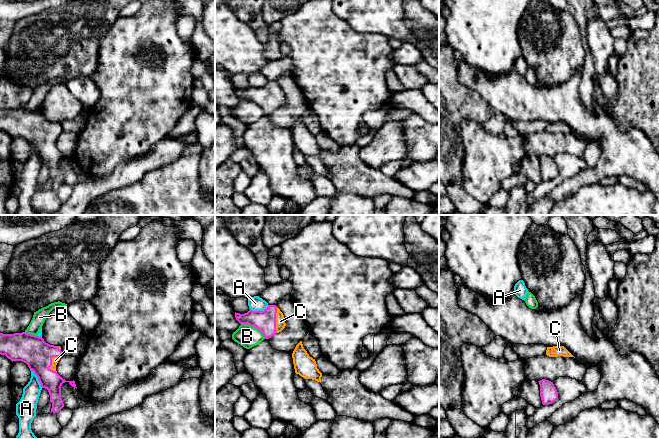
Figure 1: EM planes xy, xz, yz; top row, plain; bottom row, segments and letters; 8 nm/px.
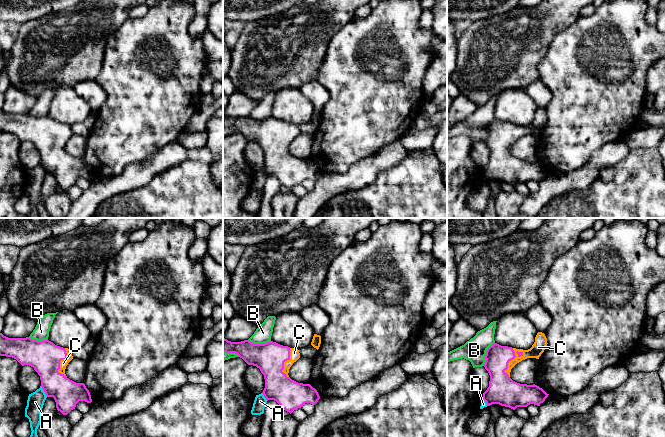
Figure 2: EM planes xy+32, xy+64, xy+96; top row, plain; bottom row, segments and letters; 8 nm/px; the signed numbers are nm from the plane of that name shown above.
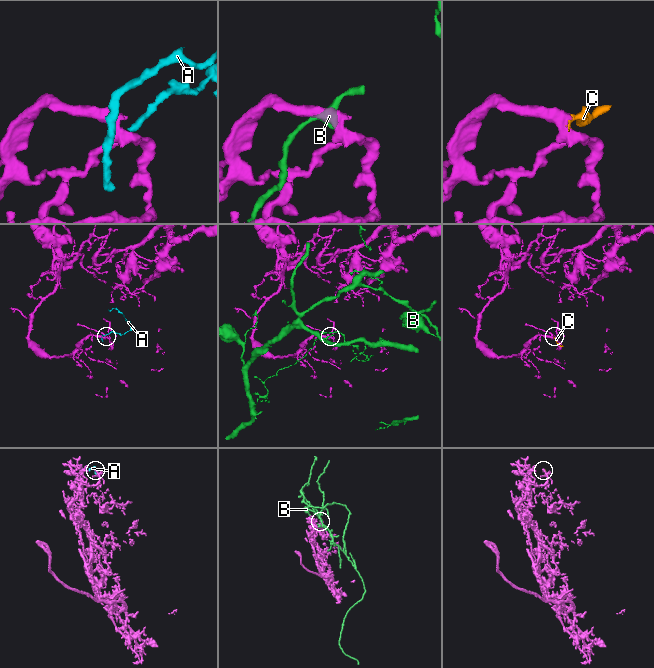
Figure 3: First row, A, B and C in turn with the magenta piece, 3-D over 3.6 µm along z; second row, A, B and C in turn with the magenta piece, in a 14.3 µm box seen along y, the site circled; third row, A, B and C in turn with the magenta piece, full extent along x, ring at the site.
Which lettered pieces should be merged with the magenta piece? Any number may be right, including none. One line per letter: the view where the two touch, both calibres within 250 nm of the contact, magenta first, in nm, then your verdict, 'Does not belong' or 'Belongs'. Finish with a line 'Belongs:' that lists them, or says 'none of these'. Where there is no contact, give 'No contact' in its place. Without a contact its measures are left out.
A: Touches magenta in xy. Thickness 240 nm (magenta) against 150 nm. Does not belong
B: Touches magenta in xz. Thickness 170 nm (magenta) against 180 nm. Does not belong
C: Touches magenta in xy. Thickness 240 nm (magenta) against 50 nm. Belongs
Belongs: C

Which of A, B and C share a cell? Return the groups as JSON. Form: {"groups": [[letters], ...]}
{"groups": [["A"], ["B"], ["C"]]}

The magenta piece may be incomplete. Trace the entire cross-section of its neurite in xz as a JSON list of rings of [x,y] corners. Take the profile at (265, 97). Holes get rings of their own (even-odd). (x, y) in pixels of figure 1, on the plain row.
[[[269,81],[264,87],[252,87],[240,90],[235,88],[235,94],[240,100],[248,100],[260,106],[265,115],[281,108],[285,102],[283,89],[276,81]]]

